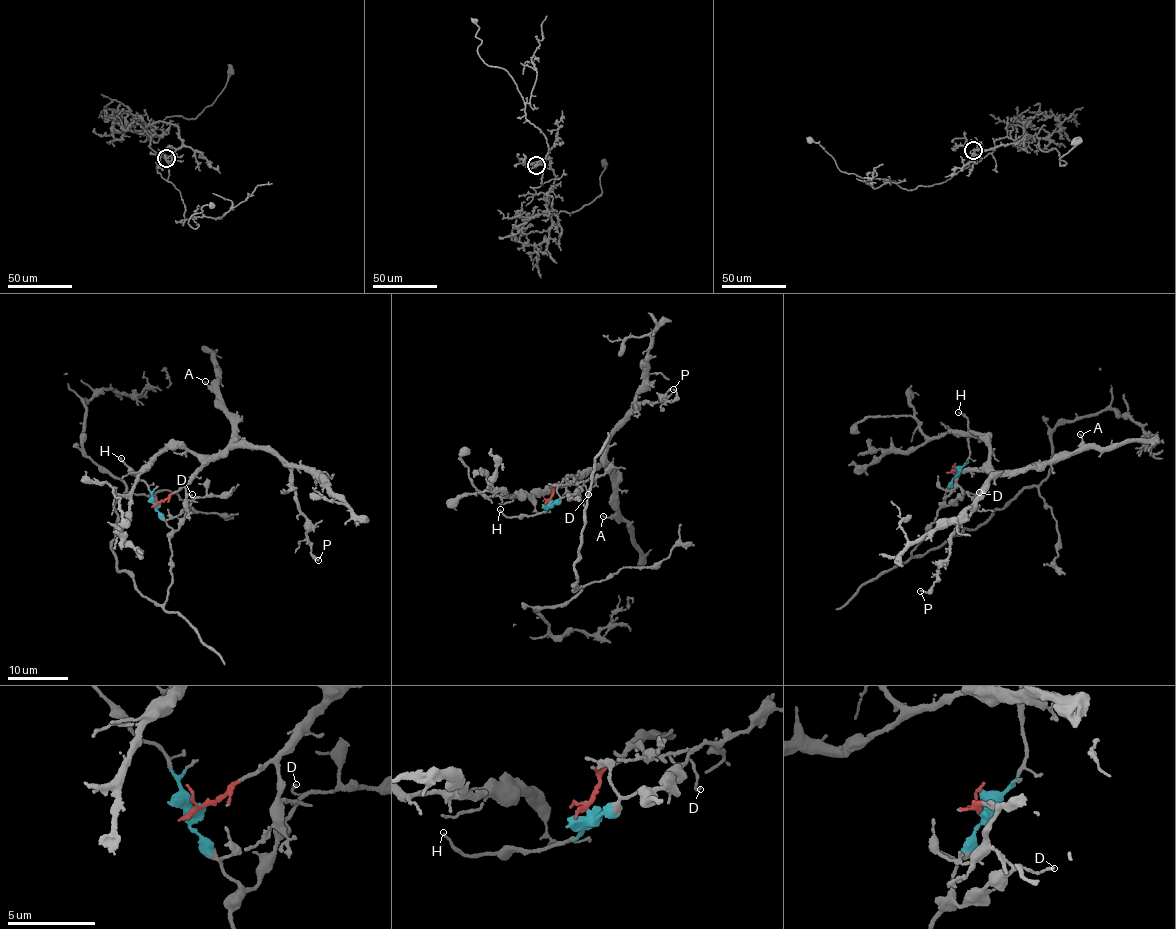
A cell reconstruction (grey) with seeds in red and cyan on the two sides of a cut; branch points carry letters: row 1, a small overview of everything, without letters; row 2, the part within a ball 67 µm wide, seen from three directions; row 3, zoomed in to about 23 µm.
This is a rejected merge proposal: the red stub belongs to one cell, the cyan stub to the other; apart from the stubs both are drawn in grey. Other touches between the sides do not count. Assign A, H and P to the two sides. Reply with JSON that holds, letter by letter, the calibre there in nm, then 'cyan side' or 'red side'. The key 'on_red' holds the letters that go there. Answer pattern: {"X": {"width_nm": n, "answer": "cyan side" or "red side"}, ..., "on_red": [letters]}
{"A": {"width_nm": 120, "answer": "red side"}, "H": {"width_nm": 120, "answer": "cyan side"}, "P": {"width_nm": 130, "answer": "red side"}, "on_red": ["A", "P"]}

